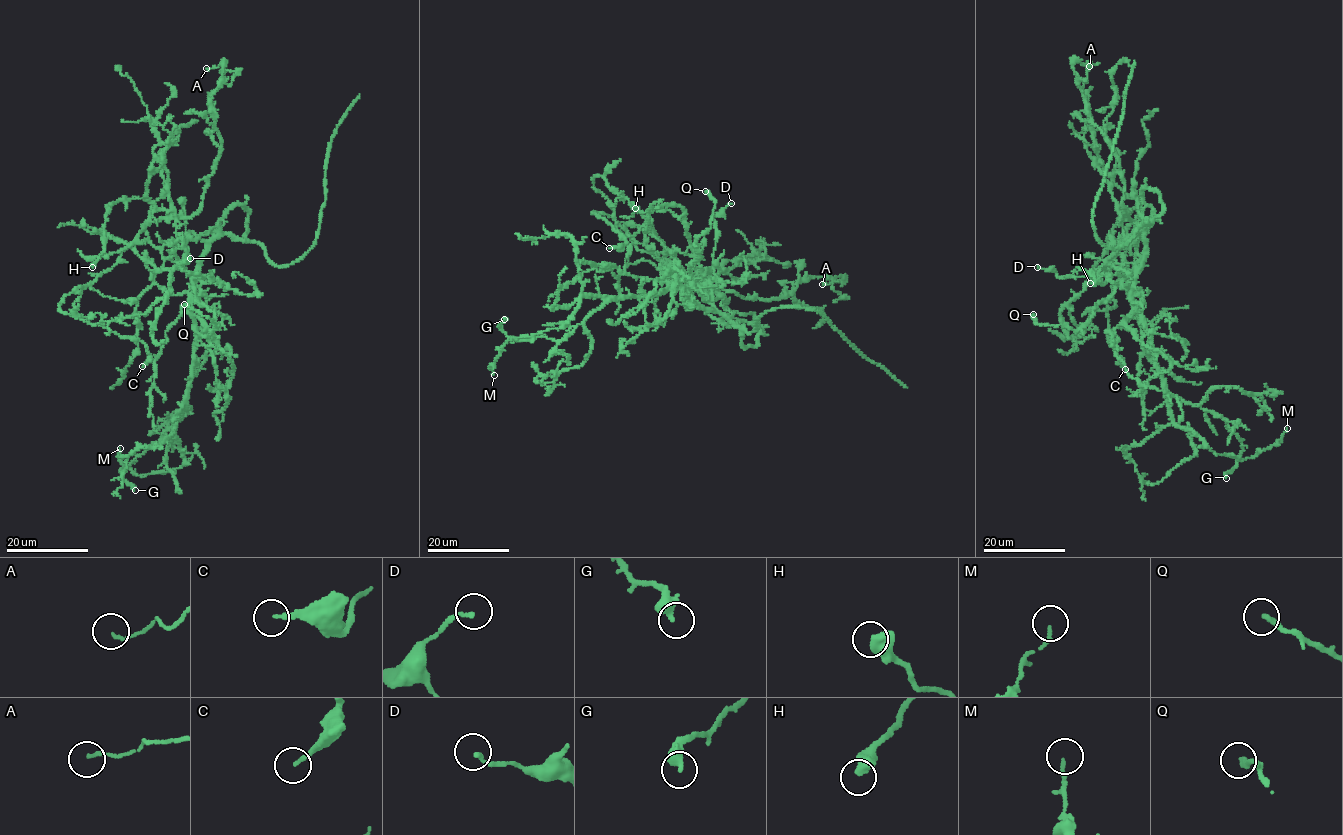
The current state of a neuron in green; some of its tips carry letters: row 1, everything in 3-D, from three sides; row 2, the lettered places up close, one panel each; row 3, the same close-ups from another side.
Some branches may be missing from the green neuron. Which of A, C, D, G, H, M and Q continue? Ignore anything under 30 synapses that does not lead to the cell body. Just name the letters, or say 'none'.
none

